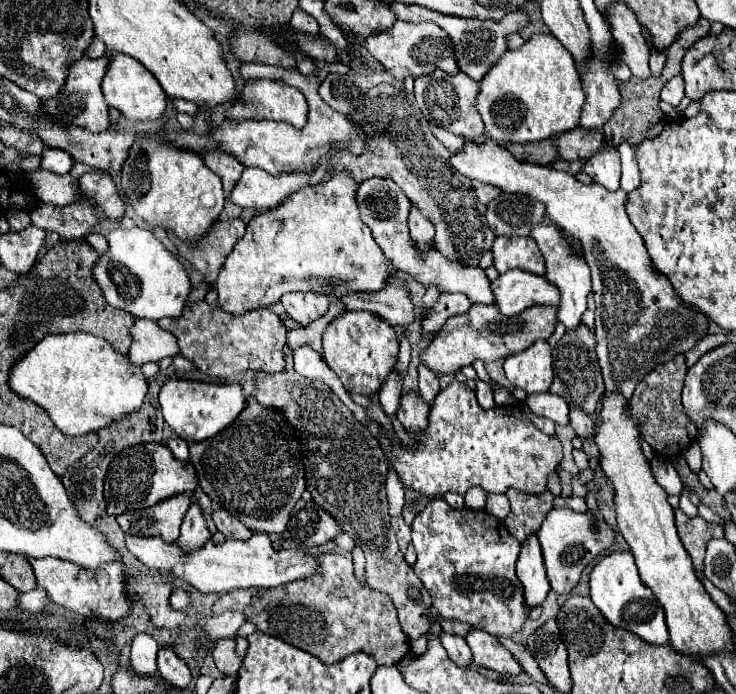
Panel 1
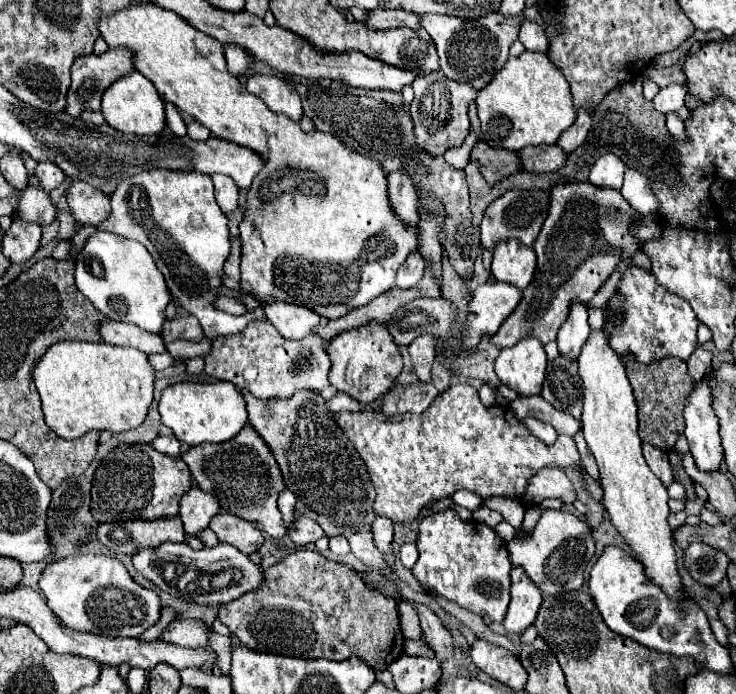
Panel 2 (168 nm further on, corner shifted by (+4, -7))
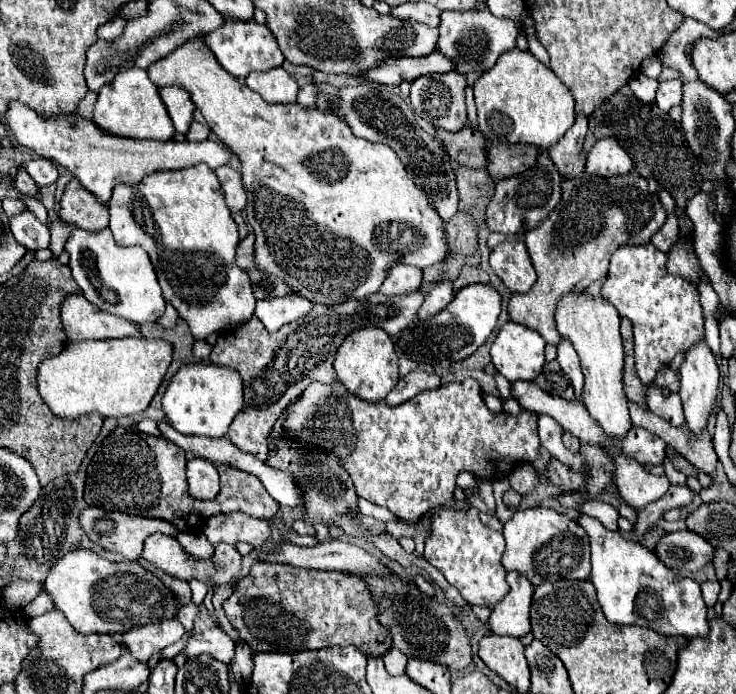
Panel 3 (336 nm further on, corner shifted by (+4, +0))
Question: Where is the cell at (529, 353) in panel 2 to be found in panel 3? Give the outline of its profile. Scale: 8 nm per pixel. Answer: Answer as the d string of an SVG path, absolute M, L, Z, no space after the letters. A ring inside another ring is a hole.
M508 321L490 347L492 363L510 383L534 381L542 373L546 341L540 333Z

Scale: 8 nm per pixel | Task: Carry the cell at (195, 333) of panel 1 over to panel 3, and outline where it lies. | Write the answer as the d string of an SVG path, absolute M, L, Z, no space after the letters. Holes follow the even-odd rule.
M414 291L410 295L392 295L392 297L382 293L372 293L370 297L358 301L346 301L334 307L314 305L314 309L306 317L302 317L302 321L284 325L276 333L268 333L262 321L254 315L250 321L246 321L246 325L220 335L216 345L212 347L210 361L214 365L236 369L244 379L244 409L230 425L228 431L230 441L238 449L252 453L262 463L266 463L268 459L266 439L276 419L282 415L284 407L294 397L302 395L302 391L310 383L318 381L330 385L336 379L332 363L342 339L354 329L366 325L382 327L388 335L400 335L416 319L422 301L424 301L422 291Z

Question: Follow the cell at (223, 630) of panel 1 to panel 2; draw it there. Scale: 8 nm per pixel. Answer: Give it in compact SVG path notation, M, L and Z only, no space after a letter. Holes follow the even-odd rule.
M176 618L168 624L168 628L160 634L158 640L186 648L204 648L208 646L208 632L210 628L198 620Z

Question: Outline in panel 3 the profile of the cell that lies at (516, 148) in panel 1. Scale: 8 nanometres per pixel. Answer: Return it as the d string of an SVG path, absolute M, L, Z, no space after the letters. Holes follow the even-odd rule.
M466 125L456 133L448 133L442 129L436 129L436 131L438 131L438 137L446 143L446 149L452 159L456 159L460 165L466 165L466 167L486 169L488 147L486 147L484 135L478 129Z

